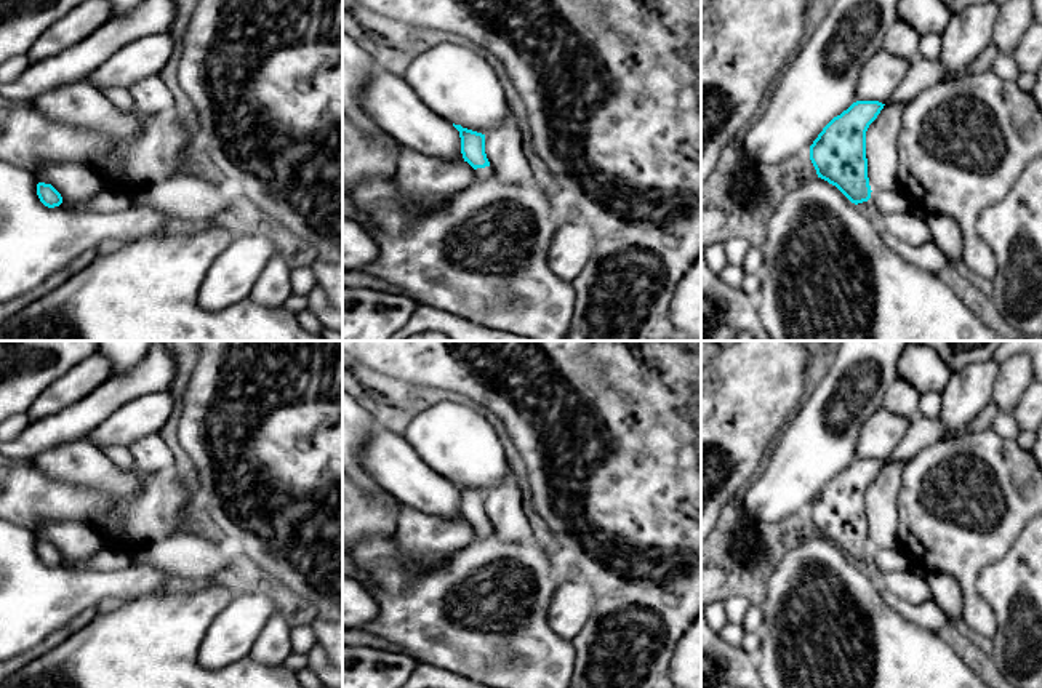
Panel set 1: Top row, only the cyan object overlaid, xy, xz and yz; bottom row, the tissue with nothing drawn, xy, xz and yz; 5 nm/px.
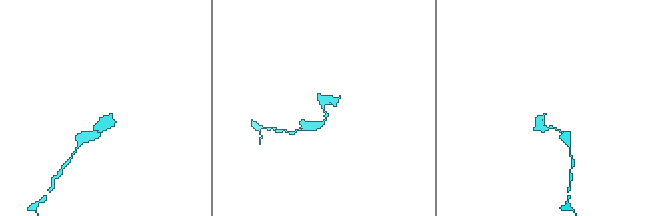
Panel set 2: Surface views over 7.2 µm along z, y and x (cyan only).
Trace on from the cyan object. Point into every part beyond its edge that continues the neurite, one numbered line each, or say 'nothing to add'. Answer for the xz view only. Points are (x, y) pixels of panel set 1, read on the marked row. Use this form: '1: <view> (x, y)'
1: xz (485, 173)

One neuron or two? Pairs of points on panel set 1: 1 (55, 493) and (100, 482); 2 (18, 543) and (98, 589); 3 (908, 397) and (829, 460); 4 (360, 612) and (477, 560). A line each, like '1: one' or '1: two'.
1: two
2: one
3: two
4: two

